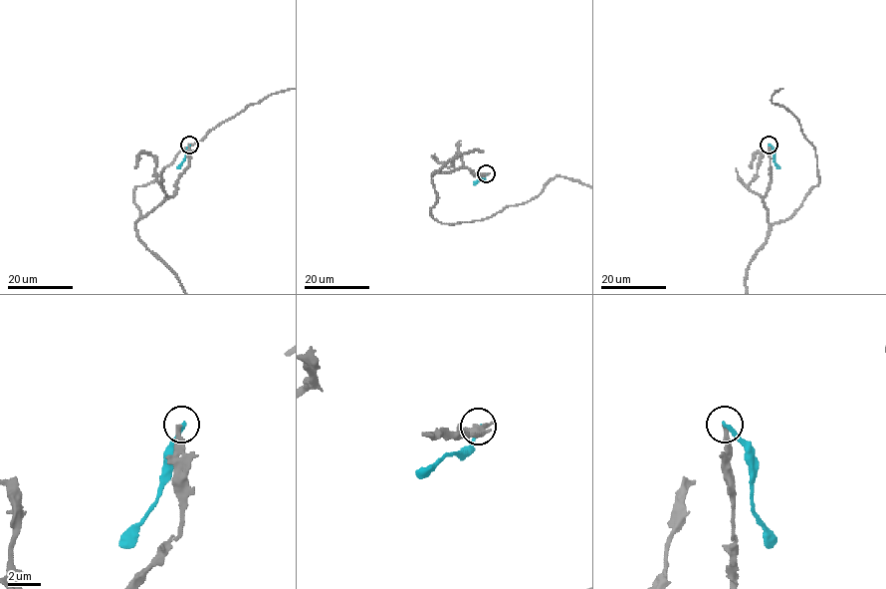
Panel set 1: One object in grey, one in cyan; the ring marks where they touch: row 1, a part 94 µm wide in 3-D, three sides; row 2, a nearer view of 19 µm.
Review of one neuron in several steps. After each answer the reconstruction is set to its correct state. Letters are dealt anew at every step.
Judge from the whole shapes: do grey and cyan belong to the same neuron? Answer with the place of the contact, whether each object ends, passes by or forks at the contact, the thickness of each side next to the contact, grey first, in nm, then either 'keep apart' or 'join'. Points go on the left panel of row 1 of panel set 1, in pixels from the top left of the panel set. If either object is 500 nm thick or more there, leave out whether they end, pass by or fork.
place (189, 145); grey ends; cyan ends; calibres 240 and 220 nm; keep apart

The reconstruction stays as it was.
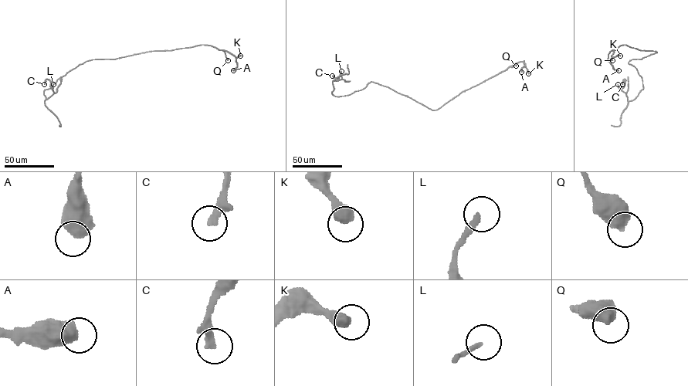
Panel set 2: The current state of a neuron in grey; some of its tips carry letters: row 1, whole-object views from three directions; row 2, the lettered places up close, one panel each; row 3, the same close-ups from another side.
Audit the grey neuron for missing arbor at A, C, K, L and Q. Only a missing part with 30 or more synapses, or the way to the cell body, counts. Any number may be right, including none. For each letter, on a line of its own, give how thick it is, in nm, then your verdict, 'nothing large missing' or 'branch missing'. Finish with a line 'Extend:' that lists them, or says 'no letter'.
A: 650 nm thick; nothing large missing
C: 260 nm thick; branch missing
K: 500 nm thick; nothing large missing
L: 200 nm thick; nothing large missing
Q: 600 nm thick; nothing large missing
Extend: C

